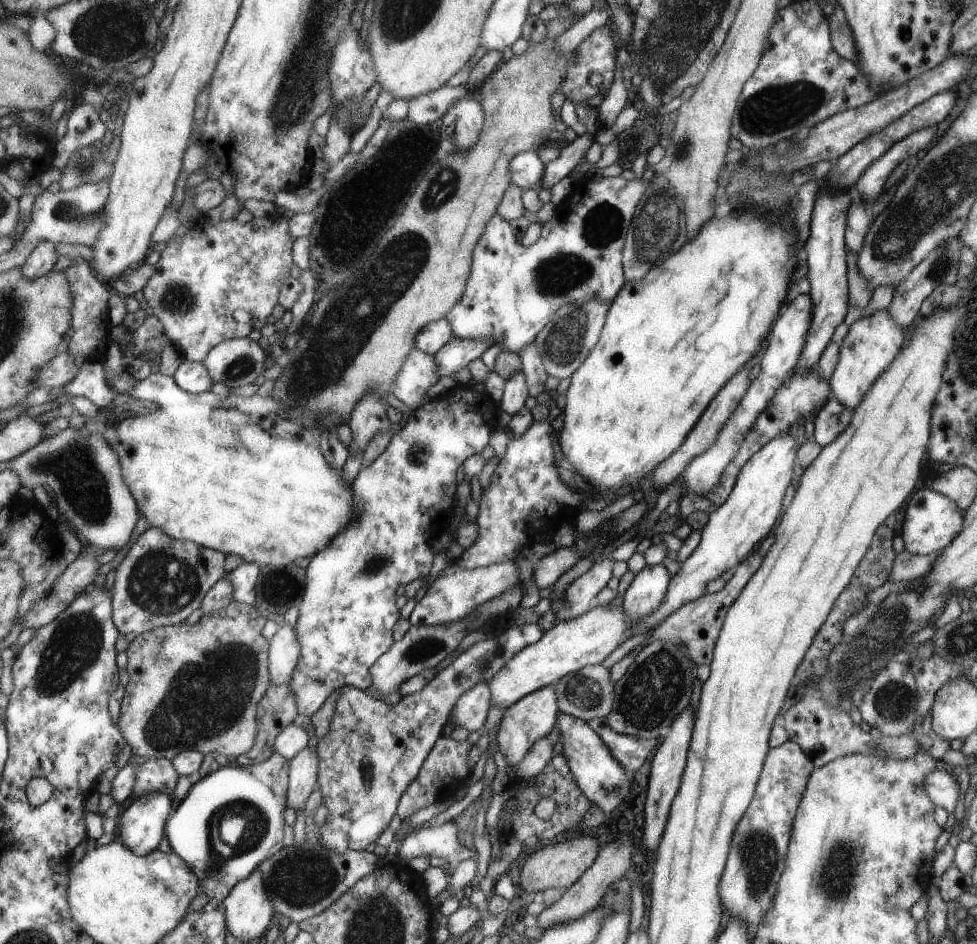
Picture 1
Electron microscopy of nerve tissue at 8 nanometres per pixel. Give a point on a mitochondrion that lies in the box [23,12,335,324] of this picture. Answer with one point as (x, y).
(90, 42)

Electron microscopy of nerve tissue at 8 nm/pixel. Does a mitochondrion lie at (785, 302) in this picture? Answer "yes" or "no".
no

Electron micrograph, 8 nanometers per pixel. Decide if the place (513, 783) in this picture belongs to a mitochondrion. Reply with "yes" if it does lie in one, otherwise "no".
no

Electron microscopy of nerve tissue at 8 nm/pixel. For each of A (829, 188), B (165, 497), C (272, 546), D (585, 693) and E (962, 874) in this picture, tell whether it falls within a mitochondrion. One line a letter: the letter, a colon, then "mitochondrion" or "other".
A: other
B: other
C: other
D: mitochondrion
E: other

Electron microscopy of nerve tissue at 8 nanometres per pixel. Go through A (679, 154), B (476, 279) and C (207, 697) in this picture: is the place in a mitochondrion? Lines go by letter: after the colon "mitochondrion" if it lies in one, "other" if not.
A: mitochondrion
B: other
C: mitochondrion

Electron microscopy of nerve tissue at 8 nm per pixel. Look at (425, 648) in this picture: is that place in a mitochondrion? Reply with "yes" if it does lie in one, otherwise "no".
yes

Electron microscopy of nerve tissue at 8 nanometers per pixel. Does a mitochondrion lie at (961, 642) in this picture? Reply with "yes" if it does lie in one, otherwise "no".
yes

